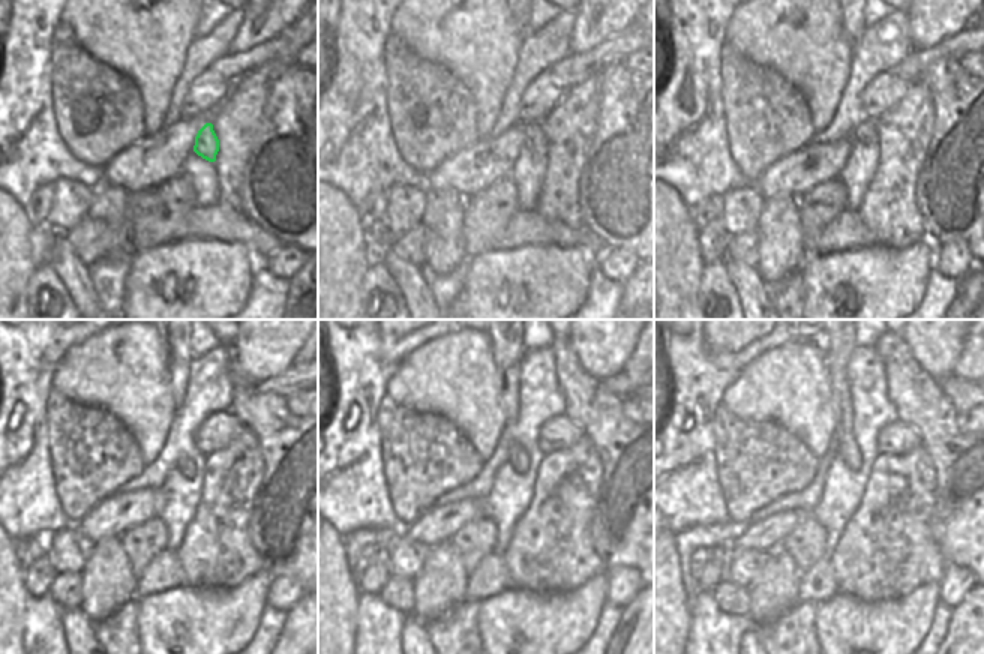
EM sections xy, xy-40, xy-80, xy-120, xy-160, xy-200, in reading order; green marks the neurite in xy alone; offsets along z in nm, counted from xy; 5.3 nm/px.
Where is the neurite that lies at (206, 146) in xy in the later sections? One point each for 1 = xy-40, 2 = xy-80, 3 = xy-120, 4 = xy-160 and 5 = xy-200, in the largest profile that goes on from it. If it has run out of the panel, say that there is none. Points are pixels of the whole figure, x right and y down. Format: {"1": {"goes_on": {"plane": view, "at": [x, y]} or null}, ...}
{"1": {"goes_on": {"plane": "xy-40", "at": [534, 138]}}, "2": {"goes_on": {"plane": "xy-80", "at": [866, 134]}}, "3": {"goes_on": {"plane": "xy-120", "at": [186, 467]}}, "4": {"goes_on": {"plane": "xy-160", "at": [518, 458]}}, "5": {"goes_on": {"plane": "xy-200", "at": [840, 350]}}}

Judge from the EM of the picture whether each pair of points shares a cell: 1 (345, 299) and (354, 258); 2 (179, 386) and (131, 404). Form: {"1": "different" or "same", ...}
{"1": "same", "2": "different"}

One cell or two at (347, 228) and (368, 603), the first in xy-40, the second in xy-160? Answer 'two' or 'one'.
two

